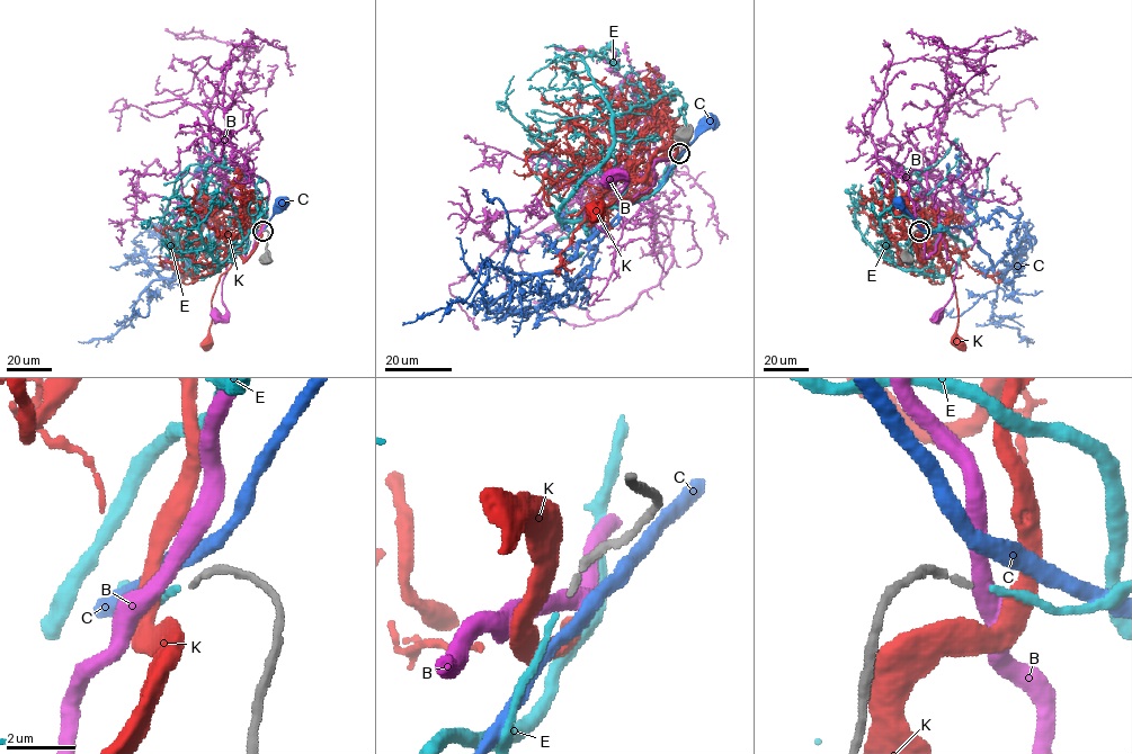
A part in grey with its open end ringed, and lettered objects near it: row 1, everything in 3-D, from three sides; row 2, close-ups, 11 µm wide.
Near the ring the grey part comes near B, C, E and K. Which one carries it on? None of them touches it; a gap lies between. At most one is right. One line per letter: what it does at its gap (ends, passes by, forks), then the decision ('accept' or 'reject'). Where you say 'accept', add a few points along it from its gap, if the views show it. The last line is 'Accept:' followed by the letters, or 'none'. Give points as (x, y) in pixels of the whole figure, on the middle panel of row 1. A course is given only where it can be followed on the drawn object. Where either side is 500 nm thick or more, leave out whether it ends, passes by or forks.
B: it passes by; reject
C: it passes by; reject
E: it ends there; accept; it runs (678, 154), (658, 190), (683, 153), (679, 108), (547, 135), (536, 177), (573, 222), (547, 249), (584, 252)
K: reject
Accept: E

